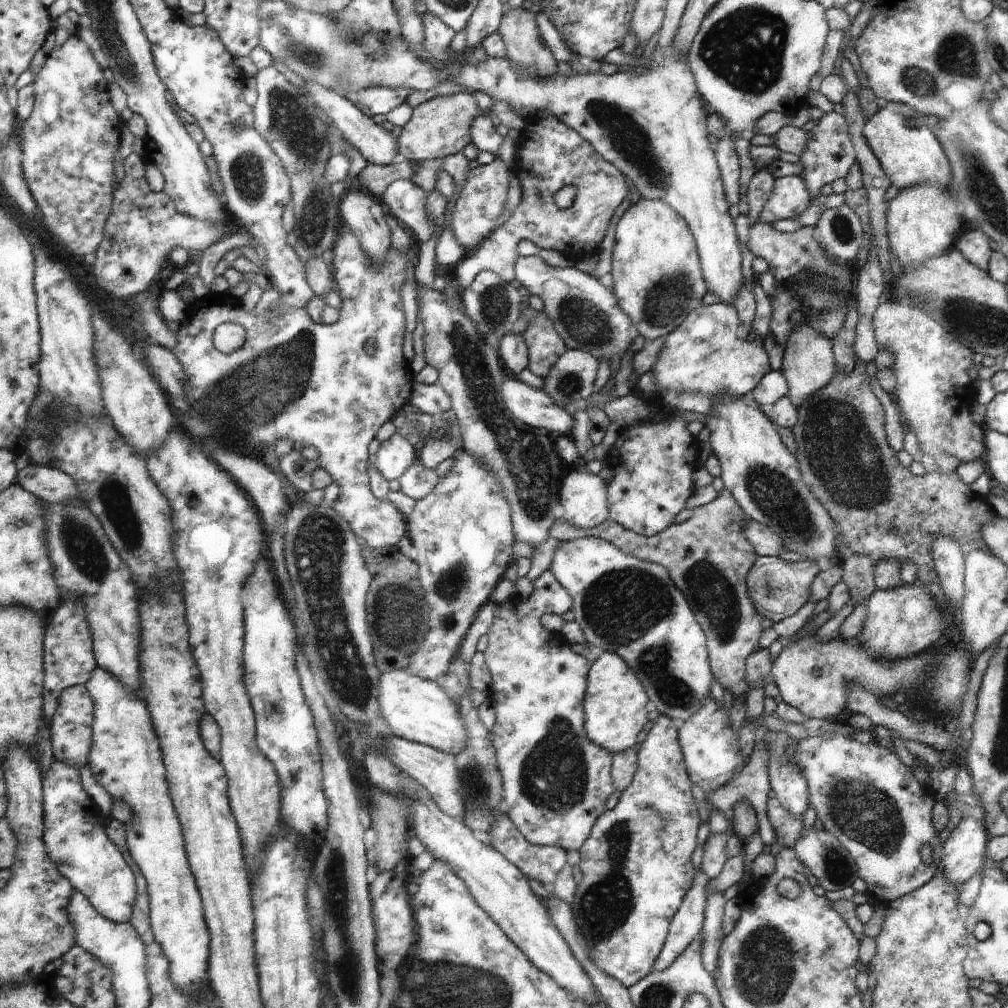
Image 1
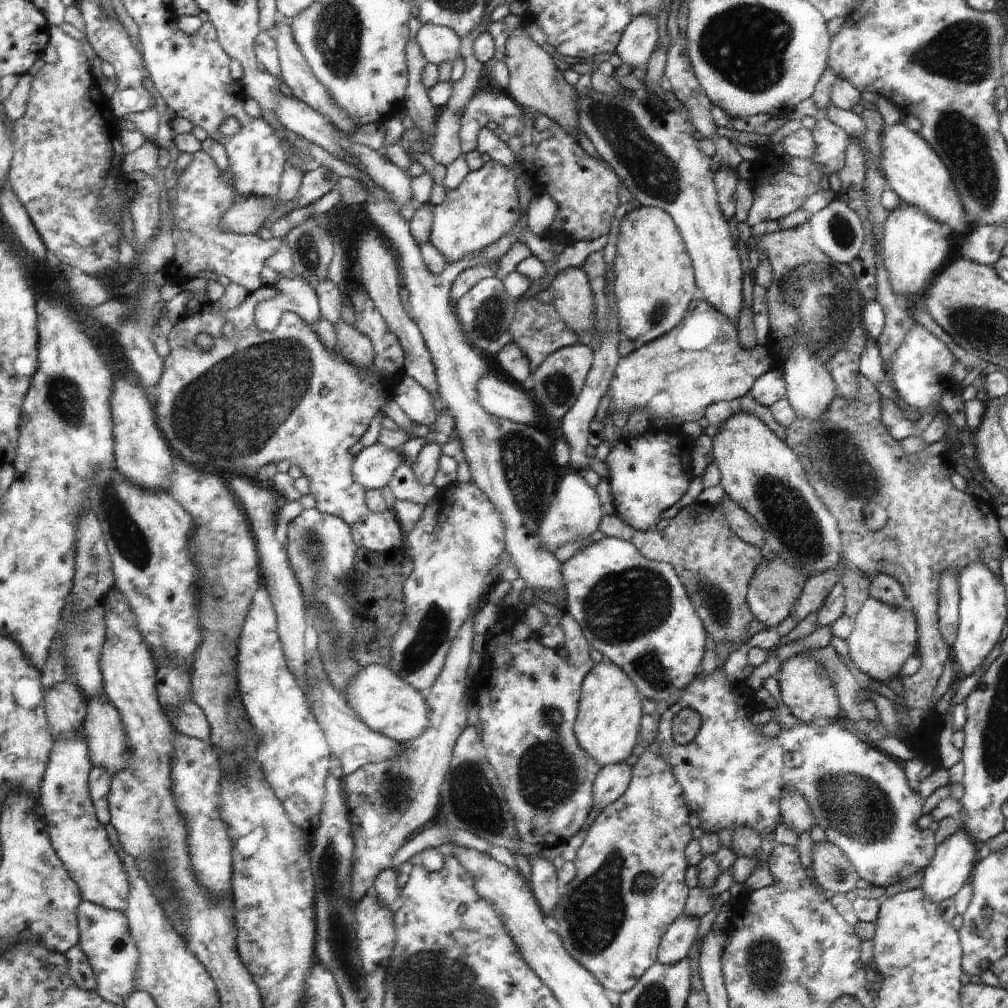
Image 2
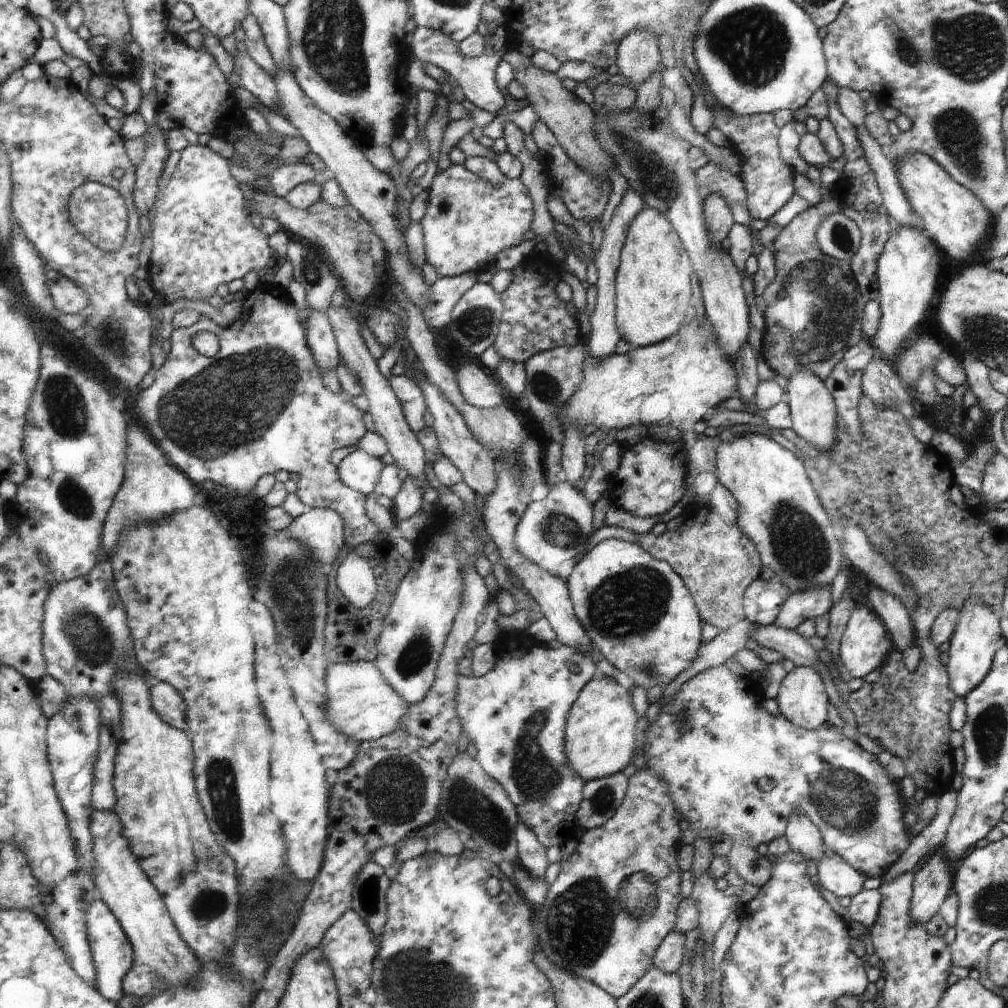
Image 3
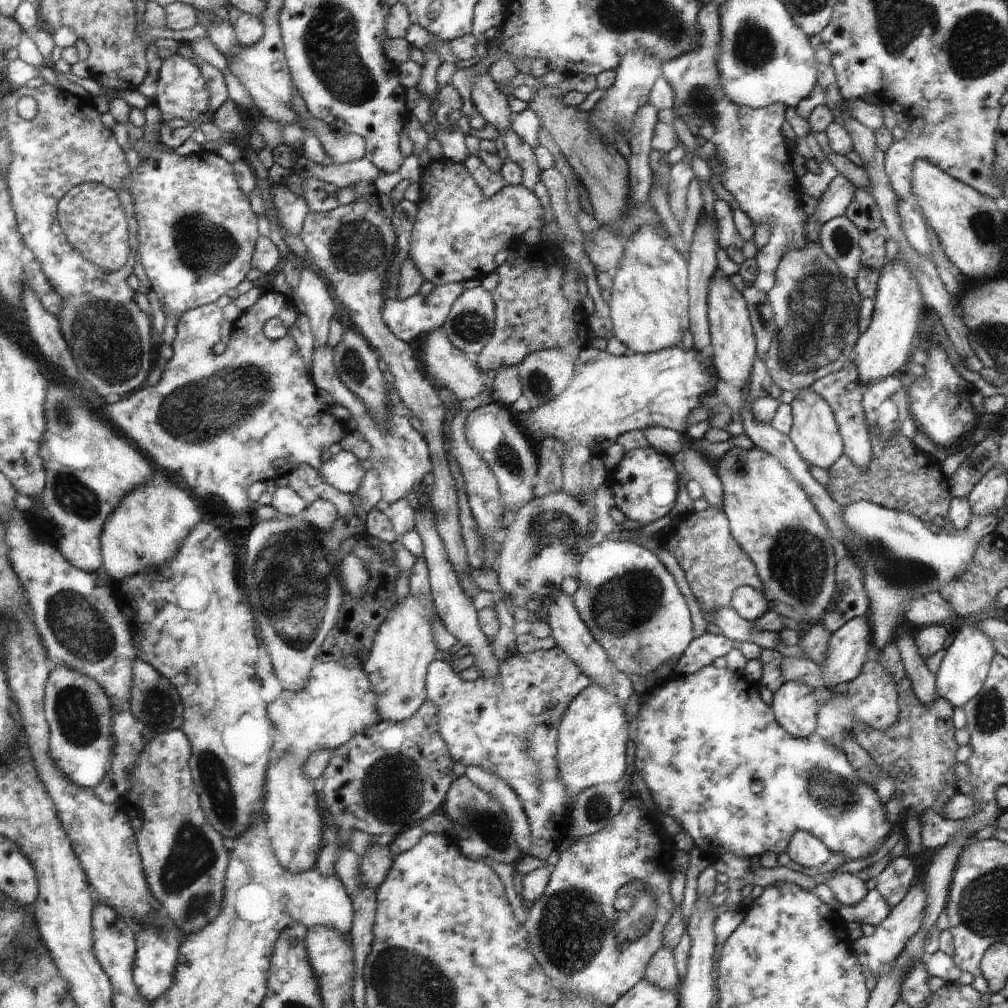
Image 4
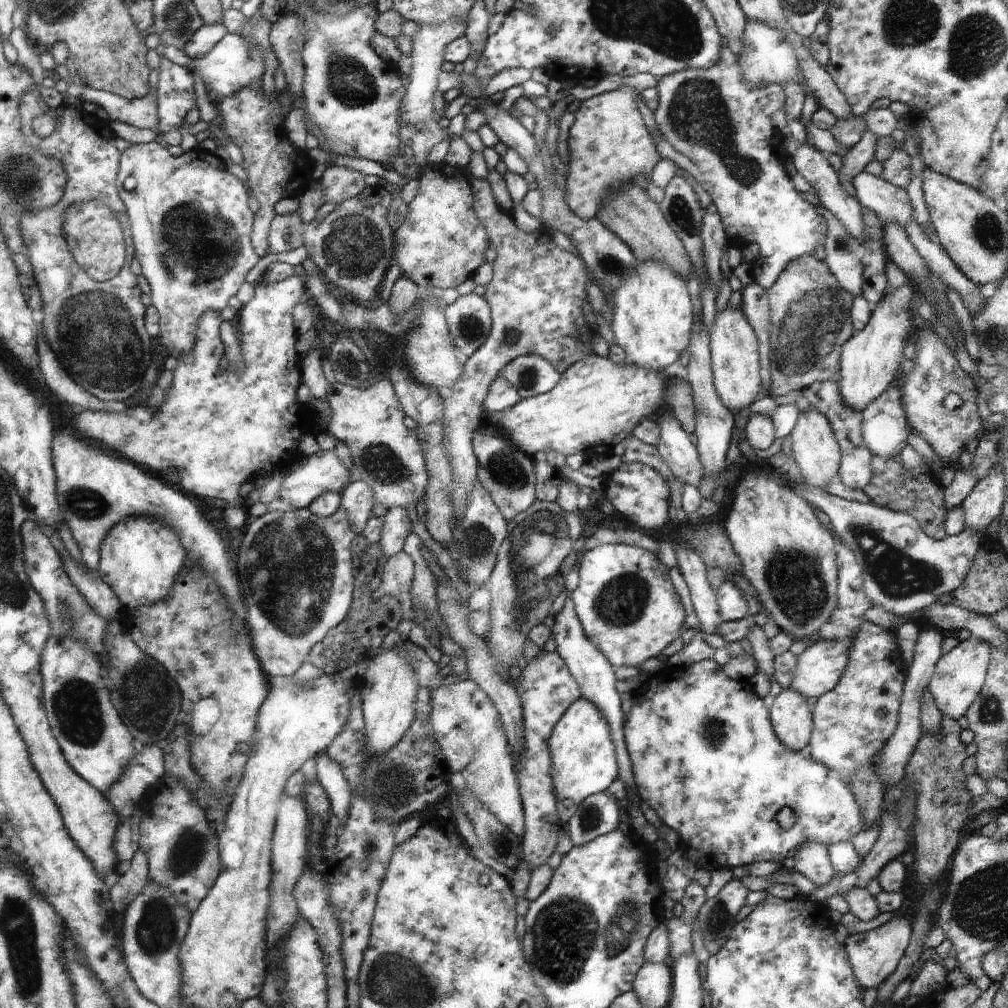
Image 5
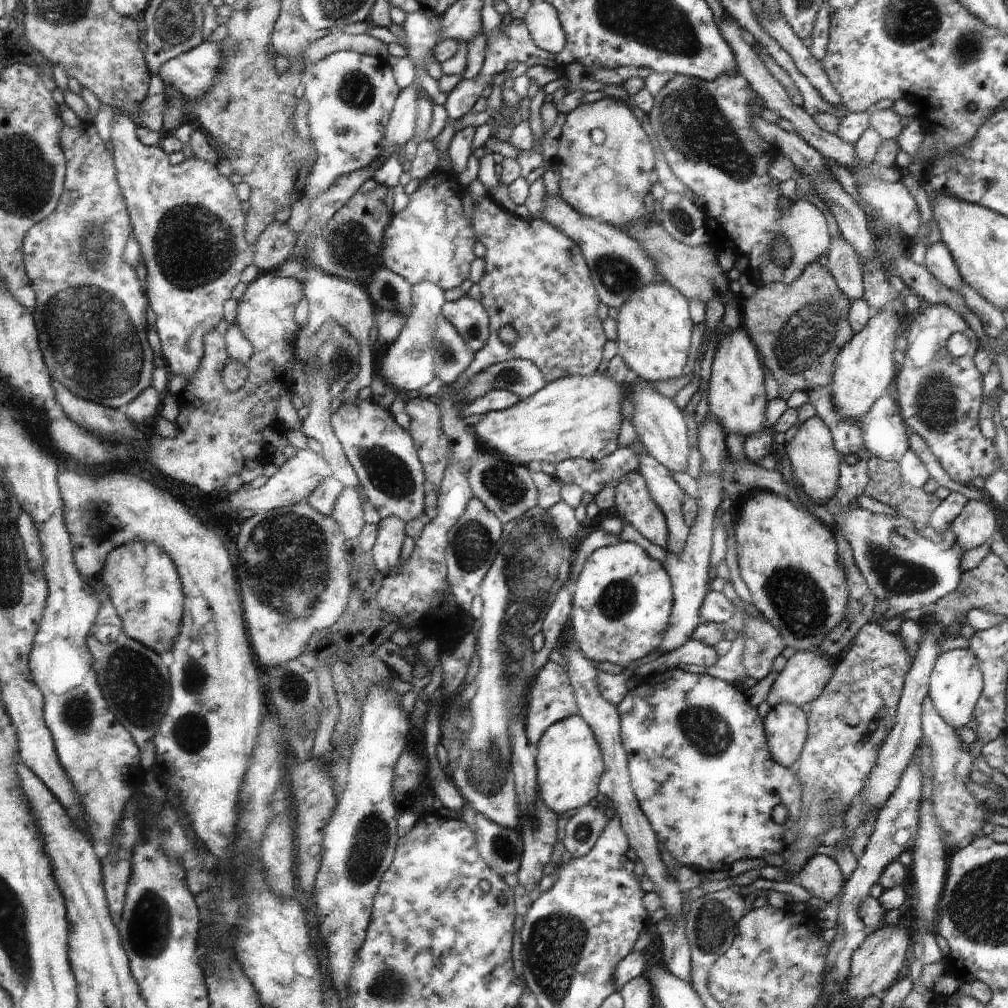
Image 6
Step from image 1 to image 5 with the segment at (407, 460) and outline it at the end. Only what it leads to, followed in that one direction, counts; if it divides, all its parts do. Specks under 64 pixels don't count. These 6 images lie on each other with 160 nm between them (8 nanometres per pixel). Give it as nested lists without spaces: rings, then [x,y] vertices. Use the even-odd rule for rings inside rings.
[[[320,451],[319,454],[303,456],[300,461],[301,466],[291,469],[284,480],[279,495],[276,499],[268,503],[267,510],[279,511],[282,506],[280,502],[288,502],[292,508],[307,509],[309,504],[321,494],[328,491],[340,493],[350,484],[349,468],[335,455],[334,451]]]

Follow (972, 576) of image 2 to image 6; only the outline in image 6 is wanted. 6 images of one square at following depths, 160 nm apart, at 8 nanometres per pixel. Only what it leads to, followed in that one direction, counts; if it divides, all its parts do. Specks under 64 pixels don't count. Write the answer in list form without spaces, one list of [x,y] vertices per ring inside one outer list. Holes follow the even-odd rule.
[[[970,648],[946,651],[937,658],[929,676],[929,696],[936,712],[952,728],[960,730],[973,718],[972,711],[983,691],[983,674],[976,653]]]

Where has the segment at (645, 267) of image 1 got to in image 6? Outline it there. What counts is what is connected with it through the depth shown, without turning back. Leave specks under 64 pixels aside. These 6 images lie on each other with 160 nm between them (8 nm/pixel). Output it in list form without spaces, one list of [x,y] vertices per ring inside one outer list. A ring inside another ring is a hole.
[[[661,278],[660,281],[641,286],[619,308],[615,321],[617,354],[624,359],[634,376],[653,383],[680,375],[688,358],[690,336],[694,328],[688,312],[688,300],[680,290]]]

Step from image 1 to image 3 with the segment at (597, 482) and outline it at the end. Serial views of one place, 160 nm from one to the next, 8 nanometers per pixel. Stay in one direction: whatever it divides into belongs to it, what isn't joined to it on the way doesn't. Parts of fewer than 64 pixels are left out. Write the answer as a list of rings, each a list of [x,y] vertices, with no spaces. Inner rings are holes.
[[[564,480],[554,483],[543,499],[526,507],[516,524],[514,545],[528,560],[566,580],[573,567],[597,545],[594,534],[593,505],[583,491]]]

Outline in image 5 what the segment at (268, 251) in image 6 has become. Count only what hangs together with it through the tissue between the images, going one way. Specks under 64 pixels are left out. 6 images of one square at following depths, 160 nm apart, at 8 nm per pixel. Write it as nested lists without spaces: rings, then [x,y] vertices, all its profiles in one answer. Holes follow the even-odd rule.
[[[297,211],[292,214],[275,216],[271,222],[270,238],[271,252],[290,252],[304,245],[303,234],[307,225]]]

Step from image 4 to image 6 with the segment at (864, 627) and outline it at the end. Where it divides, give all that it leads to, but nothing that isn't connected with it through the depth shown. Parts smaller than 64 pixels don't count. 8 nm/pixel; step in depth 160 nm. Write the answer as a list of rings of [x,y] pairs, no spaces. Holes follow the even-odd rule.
[[[820,650],[795,652],[771,685],[766,702],[770,708],[814,702],[833,672],[829,657]]]

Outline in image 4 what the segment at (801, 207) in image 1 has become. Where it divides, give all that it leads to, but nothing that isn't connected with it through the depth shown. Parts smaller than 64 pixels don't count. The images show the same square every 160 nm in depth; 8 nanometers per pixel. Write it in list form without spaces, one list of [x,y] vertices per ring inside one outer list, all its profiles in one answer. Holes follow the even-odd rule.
[[[709,2],[702,5],[696,19],[698,31],[697,45],[692,47],[687,53],[679,54],[671,59],[666,59],[661,67],[664,78],[672,83],[675,90],[675,104],[680,104],[680,114],[686,119],[692,134],[698,138],[703,136],[706,141],[714,144],[716,153],[714,156],[722,161],[724,172],[721,174],[722,186],[736,198],[744,214],[750,218],[754,227],[760,224],[768,224],[771,234],[768,243],[757,252],[755,256],[758,265],[758,275],[752,283],[756,288],[767,293],[774,288],[778,268],[783,256],[794,247],[802,248],[807,240],[803,231],[803,224],[807,221],[807,214],[802,212],[798,206],[798,196],[796,196],[796,174],[792,170],[788,150],[782,142],[780,136],[780,126],[784,122],[784,105],[770,105],[753,109],[750,107],[737,105],[728,98],[724,92],[723,83],[719,77],[719,70],[716,66],[716,59],[721,51],[722,27],[719,18],[719,5]]]

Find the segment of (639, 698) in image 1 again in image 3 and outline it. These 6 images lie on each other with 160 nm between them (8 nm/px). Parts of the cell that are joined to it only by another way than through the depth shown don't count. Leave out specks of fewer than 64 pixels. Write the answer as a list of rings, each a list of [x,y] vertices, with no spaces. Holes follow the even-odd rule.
[[[610,677],[592,679],[584,685],[566,724],[566,749],[569,765],[585,782],[607,777],[622,771],[630,764],[636,744],[636,711],[632,706],[630,692]]]

